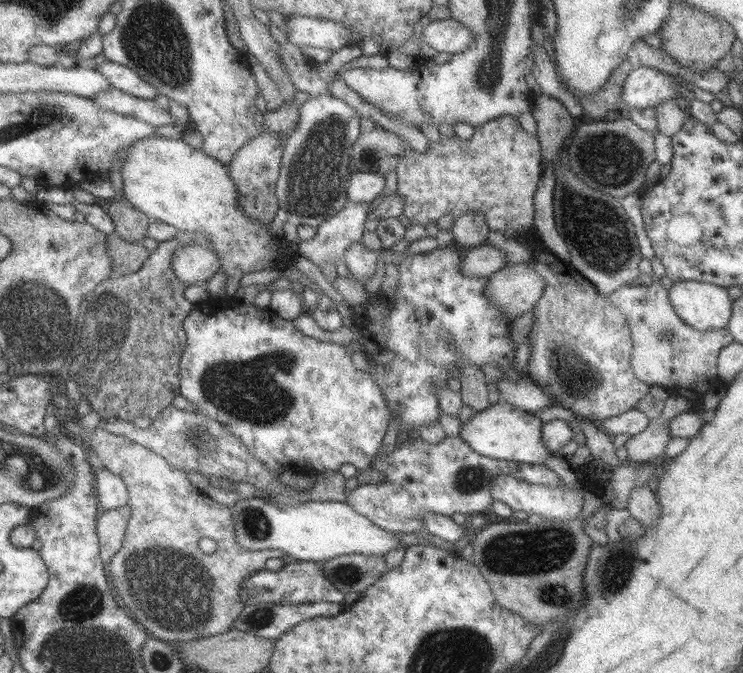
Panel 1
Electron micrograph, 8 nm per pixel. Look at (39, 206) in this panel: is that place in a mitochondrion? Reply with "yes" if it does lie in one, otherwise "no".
no

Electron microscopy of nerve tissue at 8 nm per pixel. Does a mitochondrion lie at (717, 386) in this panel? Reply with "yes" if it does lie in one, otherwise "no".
no

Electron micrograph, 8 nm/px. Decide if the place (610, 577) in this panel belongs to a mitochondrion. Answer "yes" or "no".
yes

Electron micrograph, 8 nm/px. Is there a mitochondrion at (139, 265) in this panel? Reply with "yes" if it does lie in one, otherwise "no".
no

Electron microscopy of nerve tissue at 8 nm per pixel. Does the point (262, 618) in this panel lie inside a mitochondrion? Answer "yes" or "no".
yes

